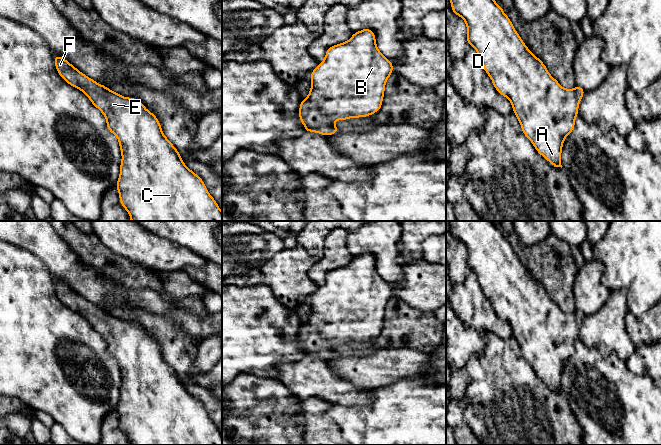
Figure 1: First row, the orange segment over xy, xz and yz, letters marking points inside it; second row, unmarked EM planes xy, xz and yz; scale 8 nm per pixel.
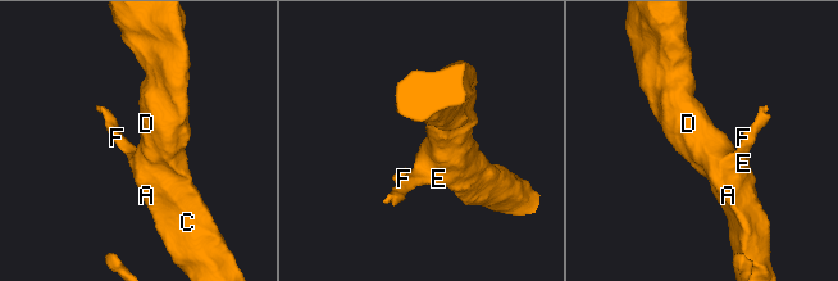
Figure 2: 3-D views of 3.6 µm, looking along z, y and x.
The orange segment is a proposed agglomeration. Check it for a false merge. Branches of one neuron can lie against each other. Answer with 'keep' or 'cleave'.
keep

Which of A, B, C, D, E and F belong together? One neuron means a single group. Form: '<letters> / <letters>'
A B C D E F

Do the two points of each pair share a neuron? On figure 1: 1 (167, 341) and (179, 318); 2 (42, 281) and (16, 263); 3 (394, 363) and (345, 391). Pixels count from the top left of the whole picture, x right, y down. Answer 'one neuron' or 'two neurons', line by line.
1: two neurons
2: one neuron
3: two neurons

